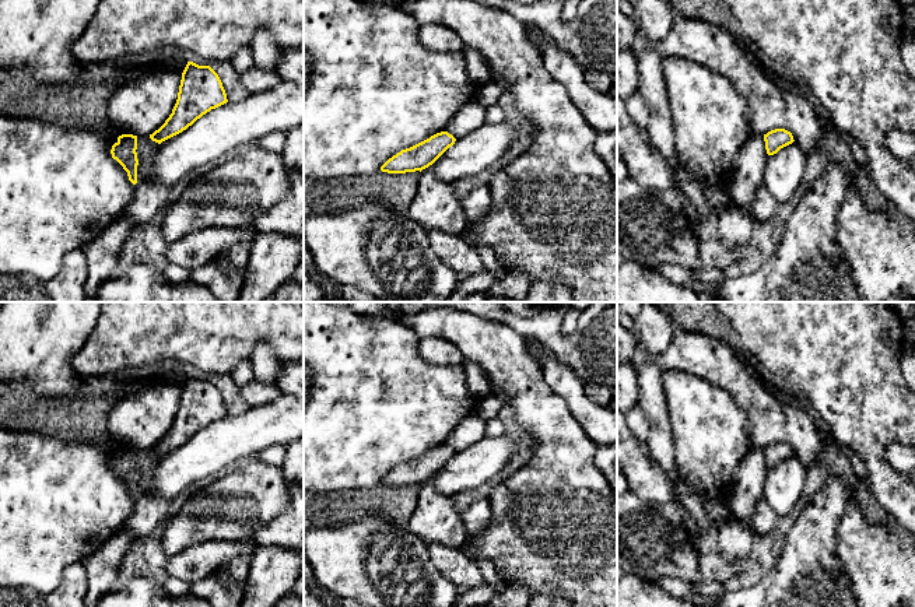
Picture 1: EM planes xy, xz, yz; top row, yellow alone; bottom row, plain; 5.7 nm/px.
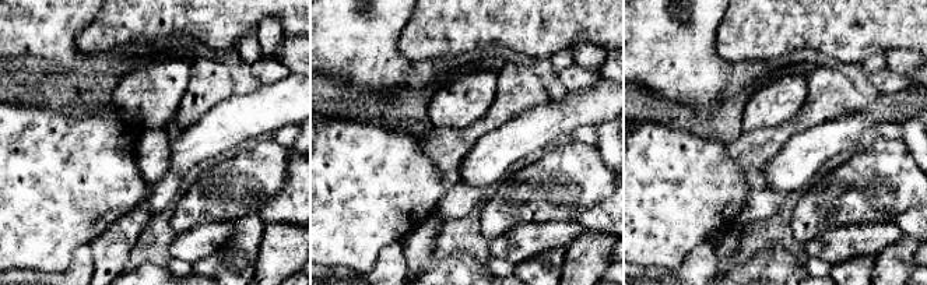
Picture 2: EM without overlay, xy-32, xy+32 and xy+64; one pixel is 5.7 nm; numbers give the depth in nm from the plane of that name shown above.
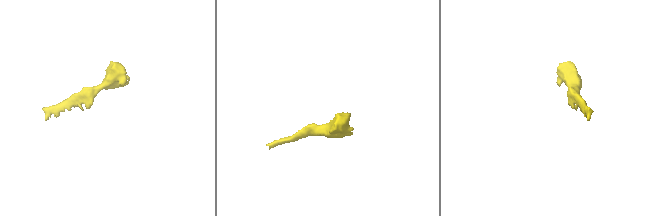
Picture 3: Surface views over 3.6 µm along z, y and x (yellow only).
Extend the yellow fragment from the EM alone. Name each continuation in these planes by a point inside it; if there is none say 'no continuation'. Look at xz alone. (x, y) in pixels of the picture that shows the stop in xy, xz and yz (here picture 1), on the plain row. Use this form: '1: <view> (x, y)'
no continuation

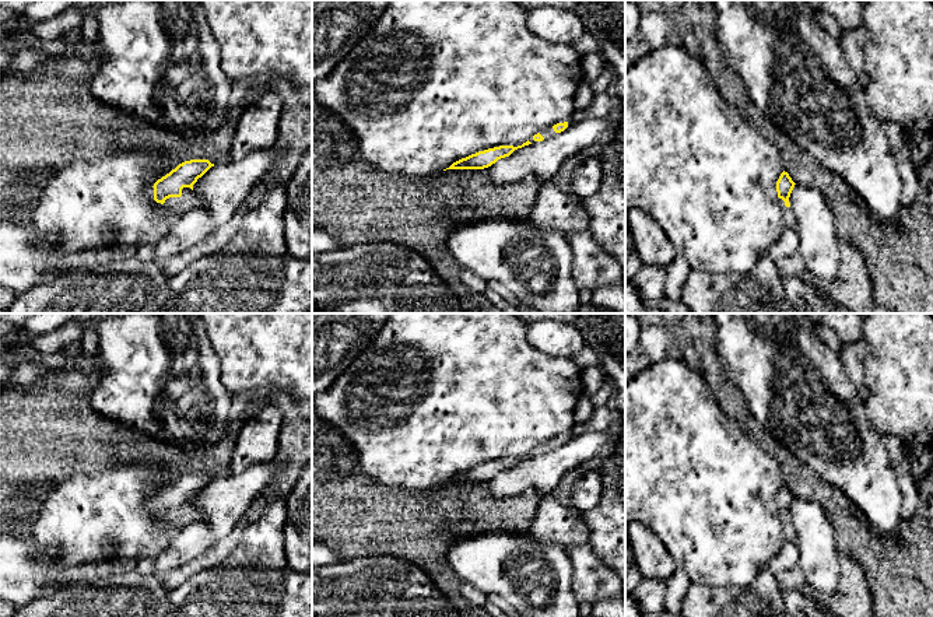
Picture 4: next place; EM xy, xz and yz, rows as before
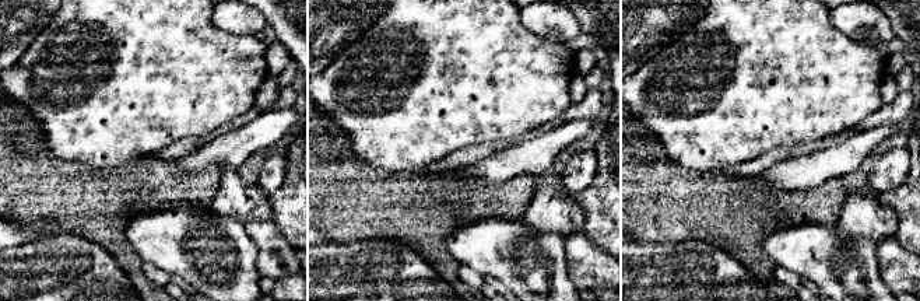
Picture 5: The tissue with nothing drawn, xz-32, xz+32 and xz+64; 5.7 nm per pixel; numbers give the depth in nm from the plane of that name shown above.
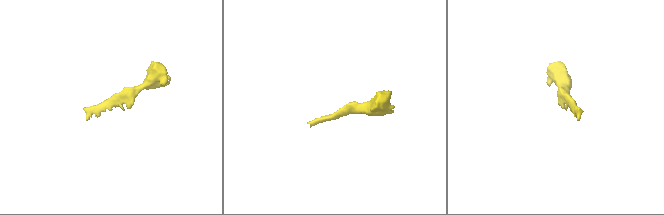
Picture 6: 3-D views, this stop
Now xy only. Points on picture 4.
1: xy (188, 514)

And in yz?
1: yz (789, 532)

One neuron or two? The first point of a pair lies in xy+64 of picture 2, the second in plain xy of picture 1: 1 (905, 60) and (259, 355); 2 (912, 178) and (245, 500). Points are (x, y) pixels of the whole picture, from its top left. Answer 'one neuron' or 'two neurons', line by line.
1: one neuron
2: one neuron

